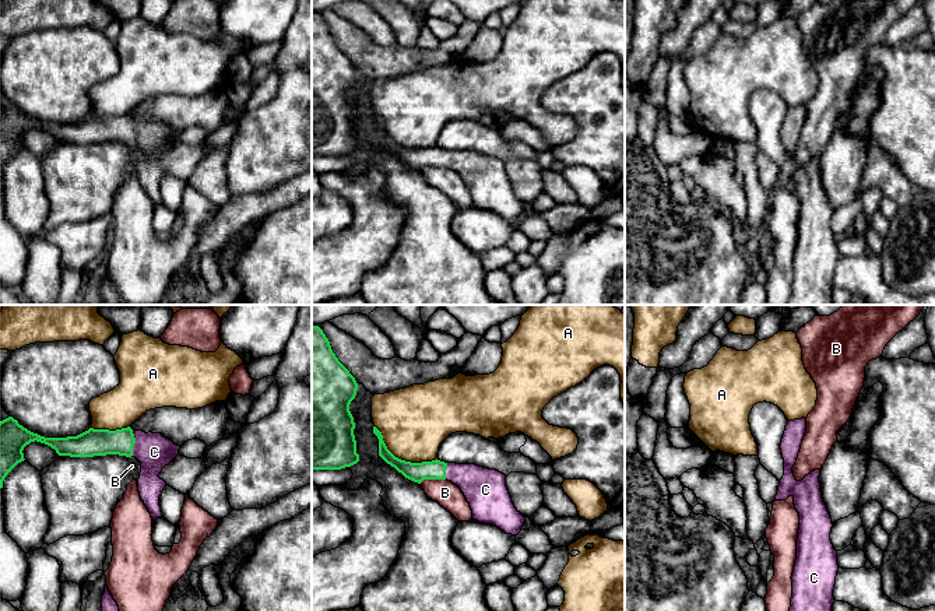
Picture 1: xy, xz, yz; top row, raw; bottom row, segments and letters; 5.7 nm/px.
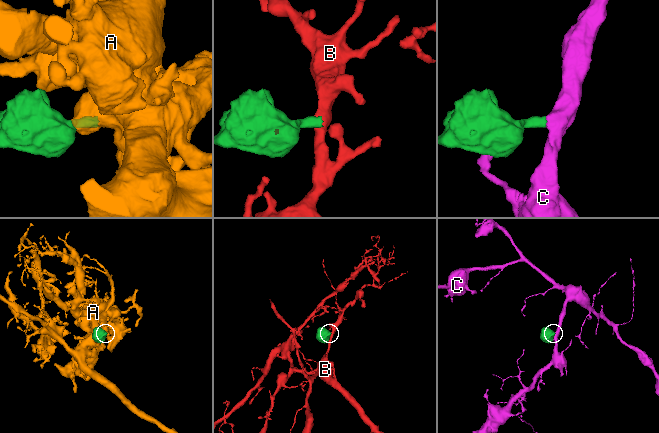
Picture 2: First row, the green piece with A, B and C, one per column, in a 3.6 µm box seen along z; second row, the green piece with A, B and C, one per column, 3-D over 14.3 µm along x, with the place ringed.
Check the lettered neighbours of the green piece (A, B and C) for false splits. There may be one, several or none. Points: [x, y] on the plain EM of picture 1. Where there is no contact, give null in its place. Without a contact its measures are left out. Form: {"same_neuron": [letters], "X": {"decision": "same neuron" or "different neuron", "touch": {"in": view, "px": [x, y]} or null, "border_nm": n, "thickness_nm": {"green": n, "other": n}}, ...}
{"same_neuron": ["C"], "A": {"decision": "different neuron", "touch": {"in": "xz", "px": [400, 146]}, "border_nm": 400, "thickness_nm": {"green": 110, "other": 400}}, "B": {"decision": "different neuron", "touch": {"in": "xz", "px": [432, 165]}, "border_nm": 150, "thickness_nm": {"green": 110, "other": 150}}, "C": {"decision": "same neuron", "touch": {"in": "xy", "px": [134, 129]}, "border_nm": 140, "thickness_nm": {"green": 160, "other": 200}}}

